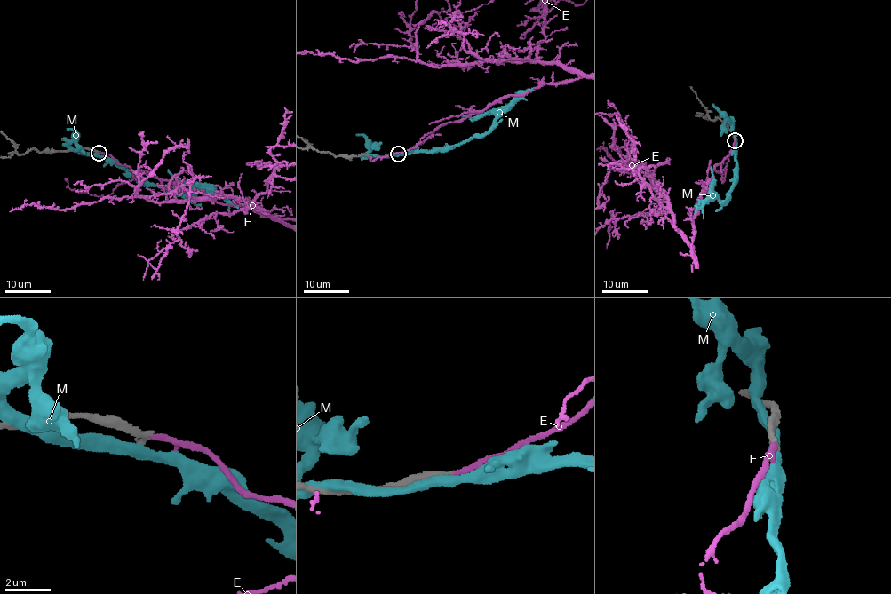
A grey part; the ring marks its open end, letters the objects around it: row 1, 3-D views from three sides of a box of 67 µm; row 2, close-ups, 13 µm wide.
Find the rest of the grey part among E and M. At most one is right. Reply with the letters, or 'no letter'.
E

